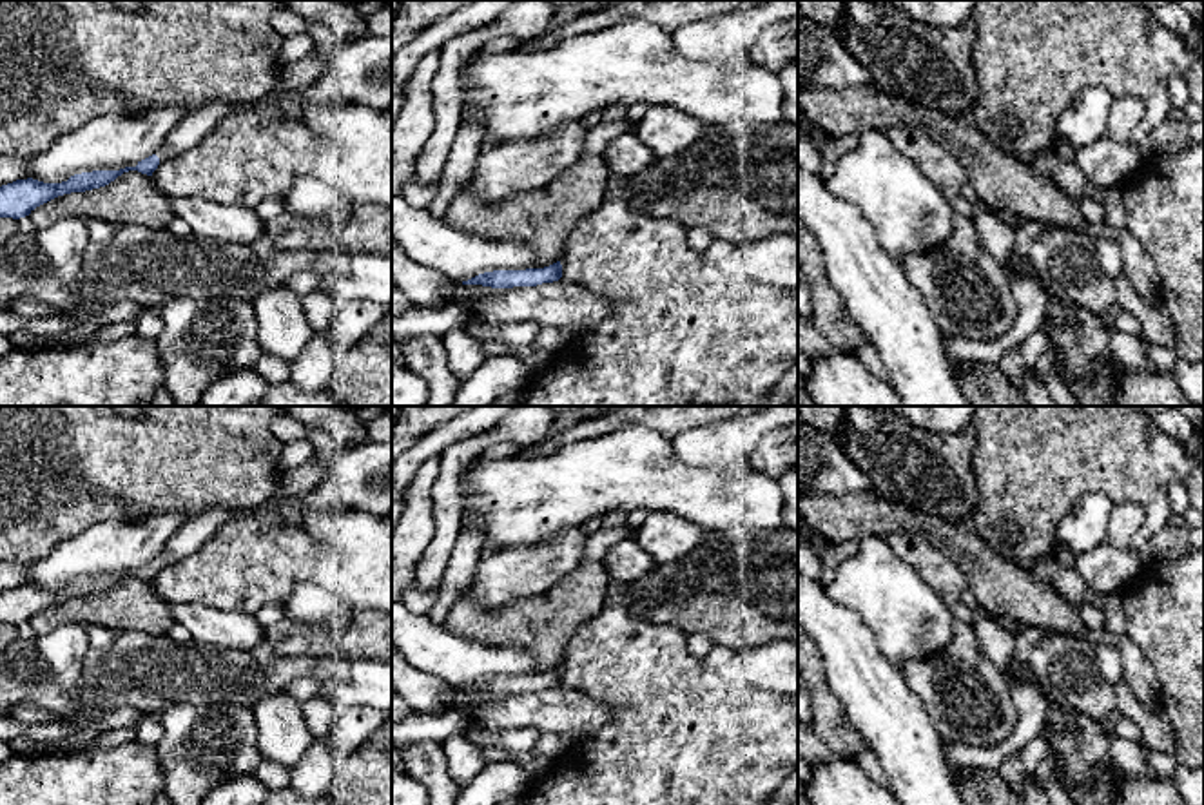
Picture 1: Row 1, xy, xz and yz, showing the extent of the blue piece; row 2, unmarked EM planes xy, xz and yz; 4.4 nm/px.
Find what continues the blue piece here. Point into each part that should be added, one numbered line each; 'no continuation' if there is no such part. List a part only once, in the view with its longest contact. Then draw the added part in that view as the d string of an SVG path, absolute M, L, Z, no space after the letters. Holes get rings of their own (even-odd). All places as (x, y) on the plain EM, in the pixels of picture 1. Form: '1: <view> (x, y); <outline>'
1: xy (196, 532); M274 495L268 502L259 504L256 508L232 508L232 506L223 506L223 508L214 508L199 517L194 517L187 520L167 542L163 551L154 558L160 564L160 569L192 555L198 551L227 520L236 519L236 517L245 517L252 515L256 511L265 509L270 502L279 504L279 497Z

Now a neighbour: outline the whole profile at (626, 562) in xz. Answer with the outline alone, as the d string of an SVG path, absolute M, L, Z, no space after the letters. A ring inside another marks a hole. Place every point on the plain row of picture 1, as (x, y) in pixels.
M635 537L615 544L602 564L611 580L624 586L635 584L655 567L651 555L638 546Z

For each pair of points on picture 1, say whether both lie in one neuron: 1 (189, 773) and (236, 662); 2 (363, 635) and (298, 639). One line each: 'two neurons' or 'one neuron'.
1: two neurons
2: one neuron

